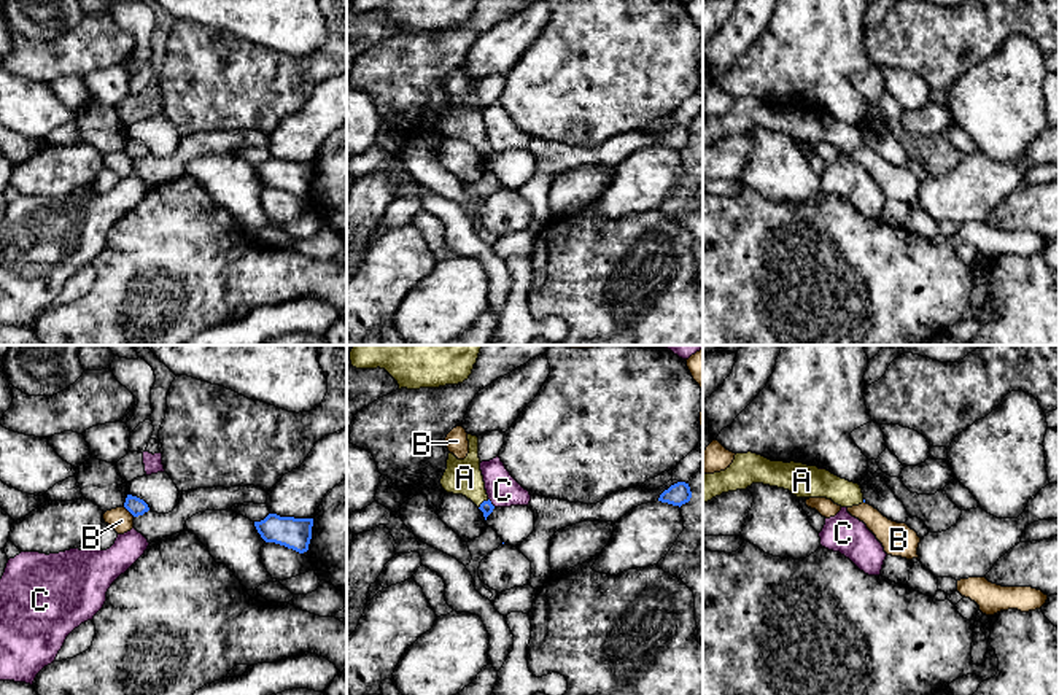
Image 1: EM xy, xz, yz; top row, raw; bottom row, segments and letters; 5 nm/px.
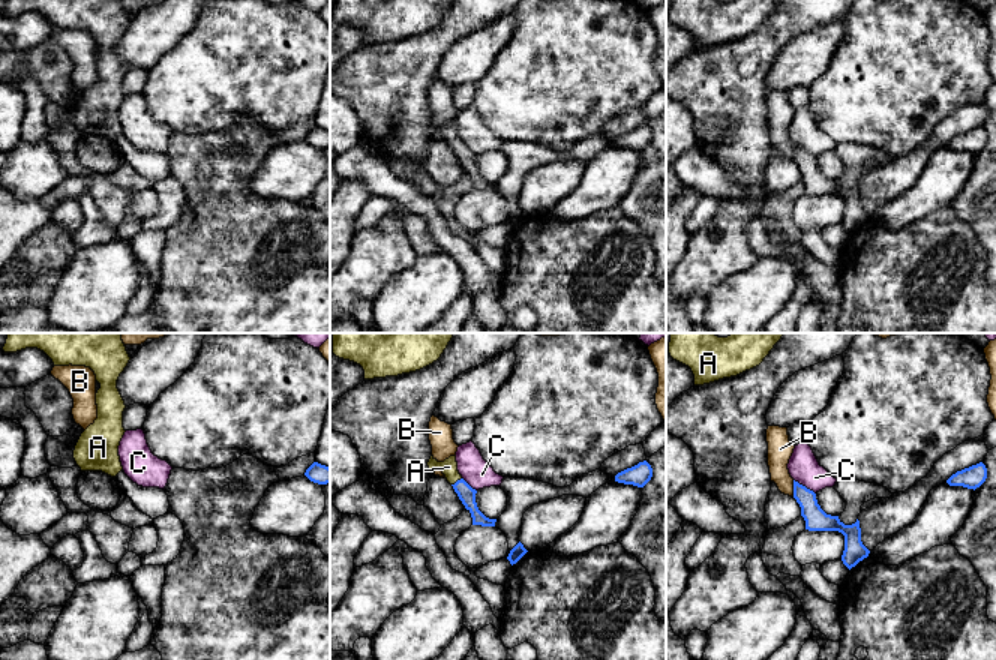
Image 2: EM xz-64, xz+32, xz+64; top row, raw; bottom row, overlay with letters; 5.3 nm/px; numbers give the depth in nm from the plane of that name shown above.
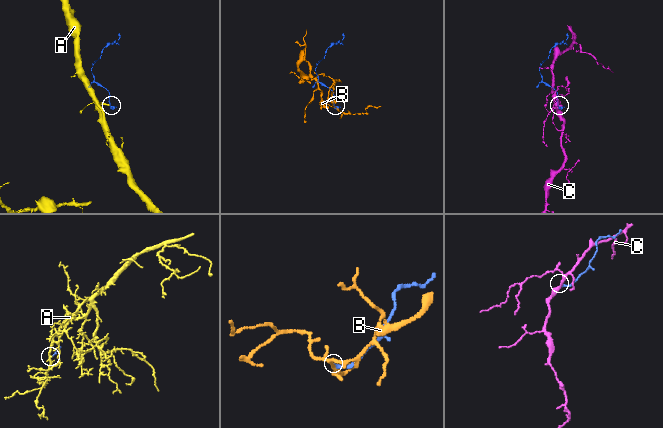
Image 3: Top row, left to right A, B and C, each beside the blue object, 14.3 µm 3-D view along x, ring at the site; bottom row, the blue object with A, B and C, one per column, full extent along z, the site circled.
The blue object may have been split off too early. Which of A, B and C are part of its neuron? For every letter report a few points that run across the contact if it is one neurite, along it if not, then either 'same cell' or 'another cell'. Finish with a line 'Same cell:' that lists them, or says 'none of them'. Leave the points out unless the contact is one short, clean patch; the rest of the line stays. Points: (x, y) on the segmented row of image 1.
A: xz (487, 508), (482, 503), (465, 477) | same cell
B: another cell
C: another cell
Same cell: A

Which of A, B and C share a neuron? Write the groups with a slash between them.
A / B / C

